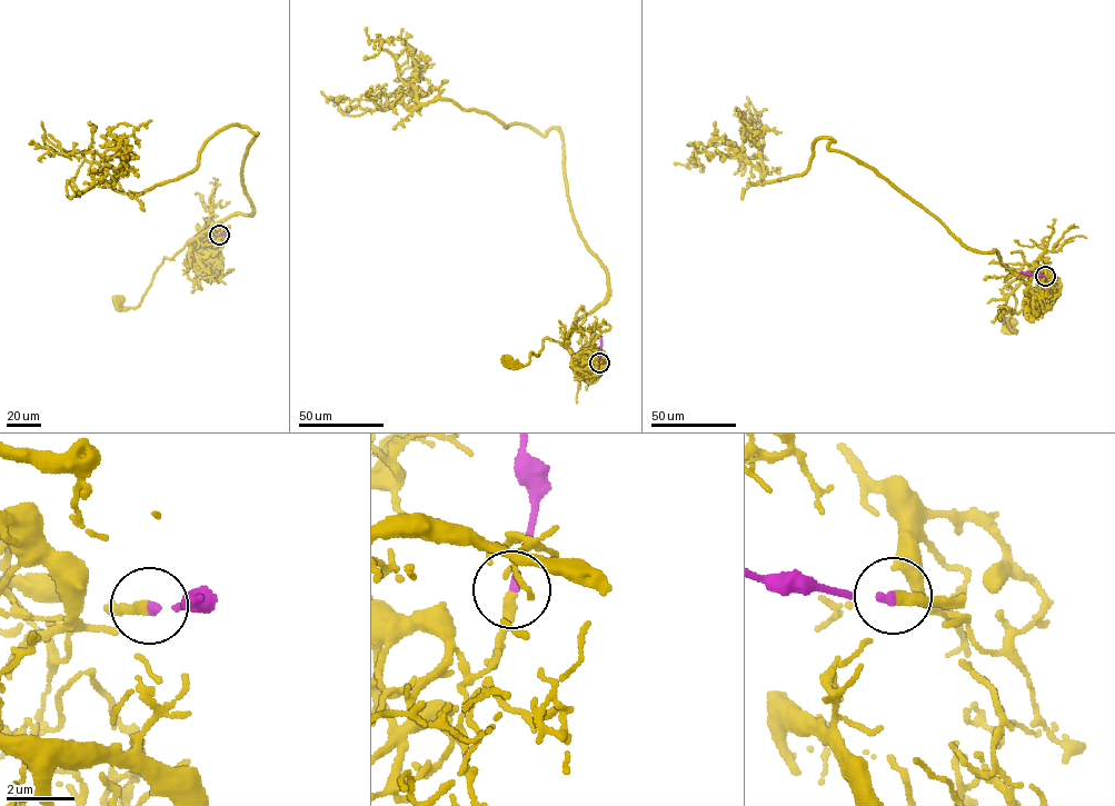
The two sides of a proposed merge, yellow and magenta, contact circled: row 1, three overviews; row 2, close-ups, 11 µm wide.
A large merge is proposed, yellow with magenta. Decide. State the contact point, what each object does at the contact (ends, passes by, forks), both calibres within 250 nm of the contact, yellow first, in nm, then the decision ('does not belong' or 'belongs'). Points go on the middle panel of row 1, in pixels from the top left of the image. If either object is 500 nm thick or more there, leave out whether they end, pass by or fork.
(599, 362) | yellow ends | magenta ends | 300/200 nm | belongs

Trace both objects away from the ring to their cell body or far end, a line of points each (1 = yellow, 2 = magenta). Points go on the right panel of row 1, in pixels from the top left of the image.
1: (1045, 276), (1042, 267), (1004, 287), (1011, 288), (1016, 300), (1007, 321), (1016, 332), (1007, 322)
2: (1045, 276), (1021, 271)

